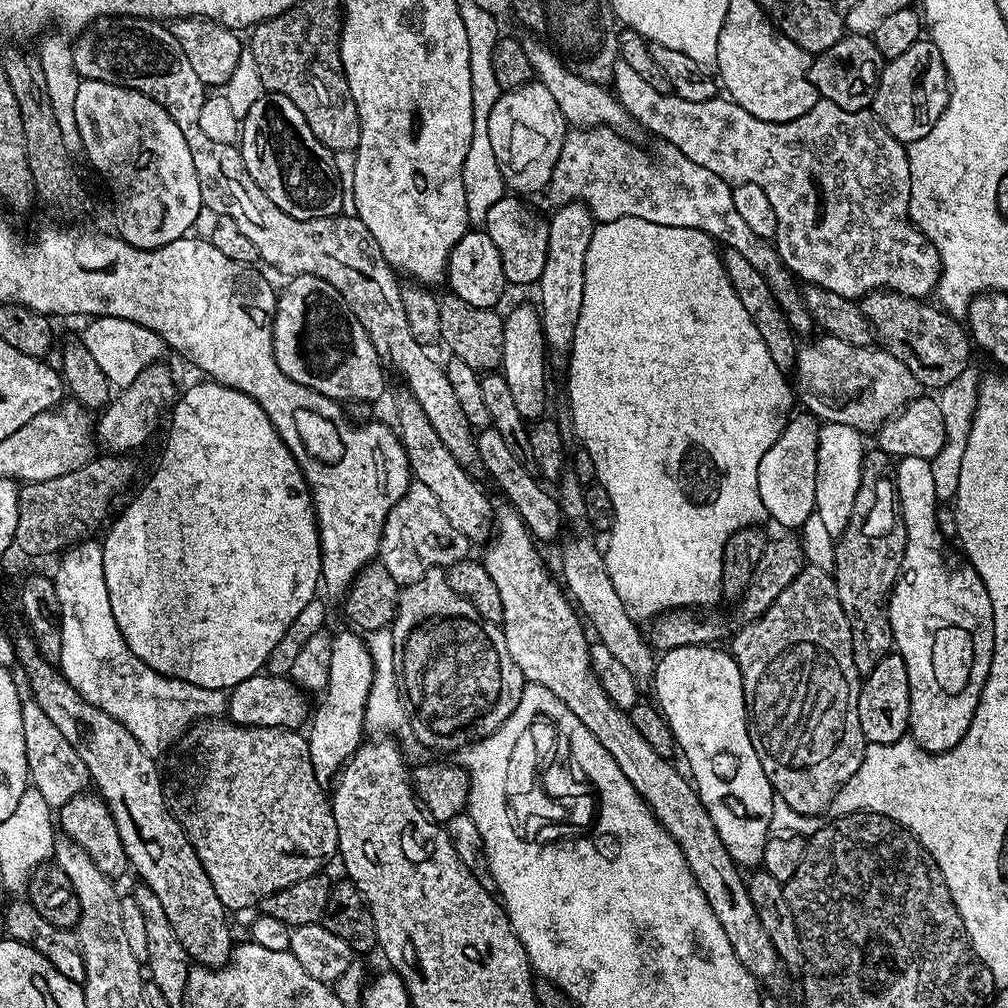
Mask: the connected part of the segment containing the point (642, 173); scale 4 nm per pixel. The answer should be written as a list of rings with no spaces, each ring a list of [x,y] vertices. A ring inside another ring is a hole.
[[[572,128],[564,140],[562,154],[554,166],[554,174],[546,189],[546,196],[553,200],[553,205],[585,204],[592,211],[592,219],[605,224],[618,222],[618,218],[642,218],[646,222],[658,222],[658,226],[678,226],[702,230],[712,237],[717,245],[738,250],[749,260],[750,266],[766,278],[778,306],[784,311],[788,324],[797,333],[803,334],[807,328],[813,327],[812,316],[804,305],[804,294],[797,277],[782,262],[776,253],[776,245],[772,240],[764,240],[740,217],[734,206],[733,185],[727,184],[718,174],[706,170],[706,166],[698,166],[698,162],[690,162],[673,144],[661,143],[656,156],[651,156],[644,148],[628,141],[627,135],[621,134],[615,128]]]

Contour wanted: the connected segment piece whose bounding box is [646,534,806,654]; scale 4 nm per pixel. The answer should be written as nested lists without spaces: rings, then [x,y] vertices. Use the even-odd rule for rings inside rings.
[[[792,534],[780,535],[784,536],[778,537],[777,540],[769,539],[765,543],[762,558],[758,558],[758,562],[754,566],[750,586],[746,586],[740,599],[735,601],[733,608],[736,609],[729,614],[728,620],[724,616],[708,616],[704,620],[703,614],[700,613],[703,611],[699,607],[672,608],[668,612],[660,612],[657,616],[652,617],[646,628],[648,645],[660,654],[687,644],[712,646],[717,642],[727,641],[745,624],[753,624],[776,601],[778,594],[782,594],[782,590],[786,590],[786,586],[790,586],[790,582],[794,582],[794,578],[806,567],[801,541]]]

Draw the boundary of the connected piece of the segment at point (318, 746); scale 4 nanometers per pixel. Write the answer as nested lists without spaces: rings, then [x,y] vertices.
[[[340,632],[332,636],[328,687],[322,696],[324,701],[317,708],[315,705],[307,725],[306,739],[310,762],[314,766],[314,778],[318,778],[318,782],[325,786],[335,781],[366,736],[364,715],[366,700],[370,698],[370,686],[374,682],[374,662],[365,637],[352,632]]]

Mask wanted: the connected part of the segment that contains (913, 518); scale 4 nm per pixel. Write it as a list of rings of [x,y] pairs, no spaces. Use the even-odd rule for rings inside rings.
[[[901,459],[899,464],[894,483],[906,526],[906,550],[900,577],[888,599],[892,643],[904,660],[910,686],[911,739],[927,752],[949,752],[962,742],[990,674],[994,654],[990,594],[986,594],[986,586],[971,564],[961,562],[952,568],[944,557],[944,536],[936,525],[931,477],[923,471],[912,472],[911,460]]]

